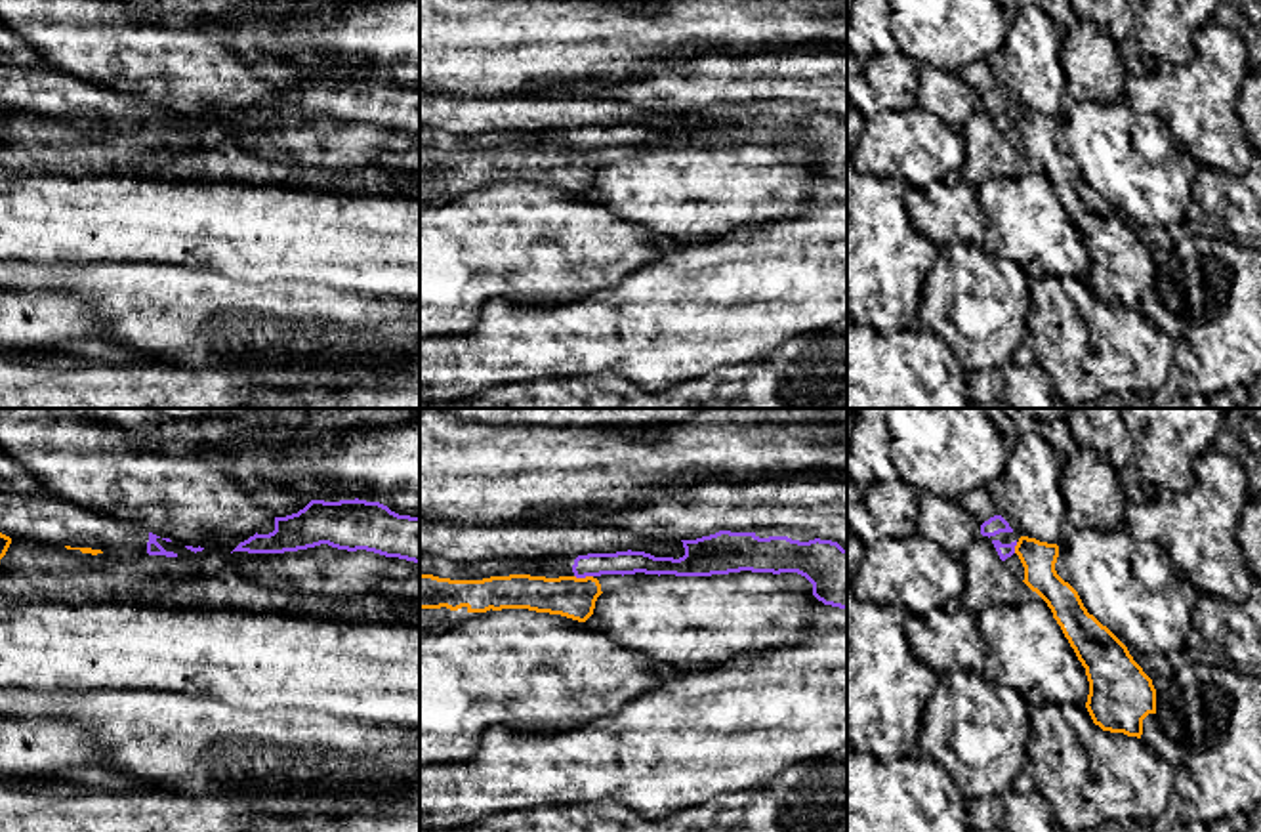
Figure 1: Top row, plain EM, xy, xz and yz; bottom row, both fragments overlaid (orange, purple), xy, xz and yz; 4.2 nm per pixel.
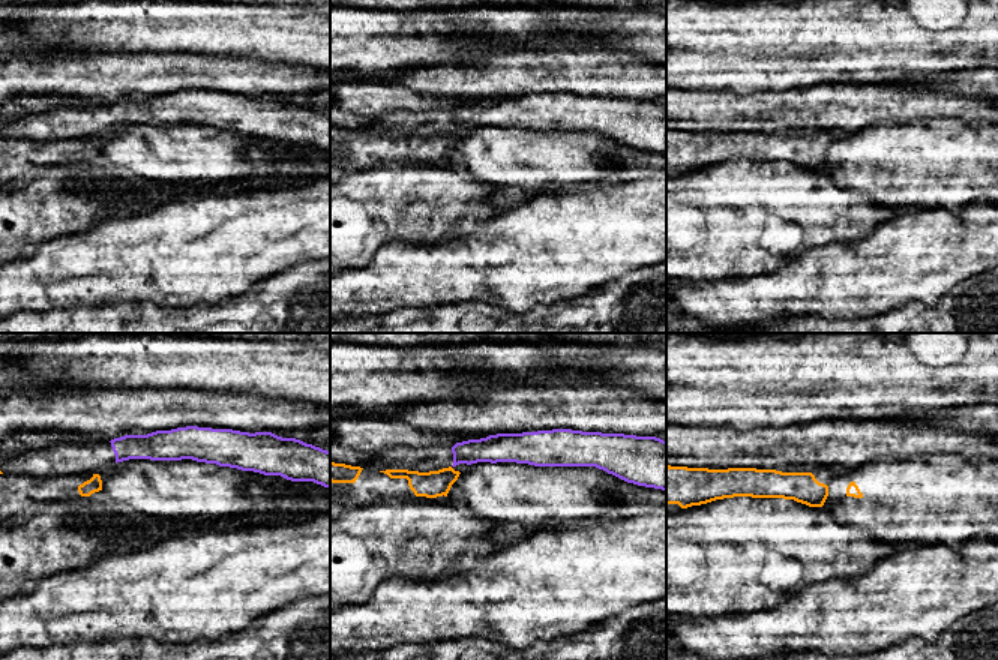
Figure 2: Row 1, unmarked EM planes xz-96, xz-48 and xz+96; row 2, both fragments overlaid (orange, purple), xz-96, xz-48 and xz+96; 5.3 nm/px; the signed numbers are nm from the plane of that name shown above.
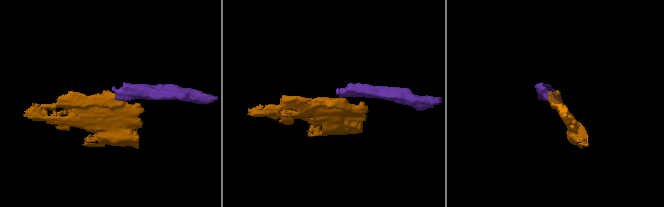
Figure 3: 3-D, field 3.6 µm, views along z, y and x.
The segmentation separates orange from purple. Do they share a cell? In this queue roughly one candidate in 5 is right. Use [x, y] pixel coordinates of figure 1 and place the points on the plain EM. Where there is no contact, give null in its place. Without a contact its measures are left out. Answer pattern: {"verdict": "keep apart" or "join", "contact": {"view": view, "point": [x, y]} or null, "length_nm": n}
{"verdict": "keep apart", "contact": {"view": "xz", "point": [586, 149]}, "length_nm": 80}

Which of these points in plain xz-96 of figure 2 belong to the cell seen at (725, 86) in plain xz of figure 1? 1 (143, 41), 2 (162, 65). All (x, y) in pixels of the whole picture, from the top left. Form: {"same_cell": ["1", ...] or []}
{"same_cell": ["2"]}

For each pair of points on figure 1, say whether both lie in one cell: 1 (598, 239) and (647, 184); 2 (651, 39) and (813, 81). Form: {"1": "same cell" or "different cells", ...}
{"1": "different cells", "2": "different cells"}

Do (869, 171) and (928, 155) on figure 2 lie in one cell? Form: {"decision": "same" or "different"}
{"decision": "same"}

